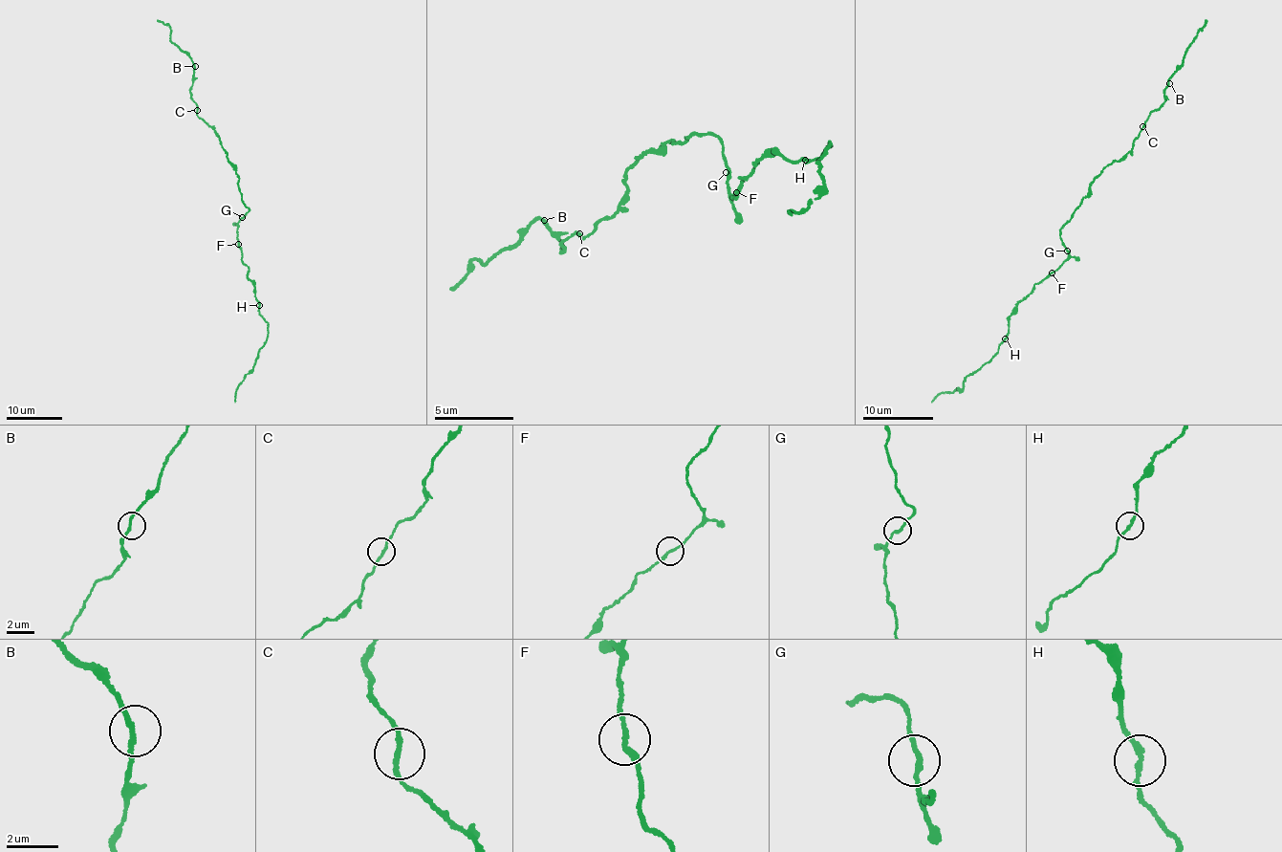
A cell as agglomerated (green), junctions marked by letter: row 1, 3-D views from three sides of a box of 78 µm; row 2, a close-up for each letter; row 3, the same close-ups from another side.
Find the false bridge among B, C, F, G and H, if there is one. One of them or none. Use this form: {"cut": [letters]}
{"cut": []}

